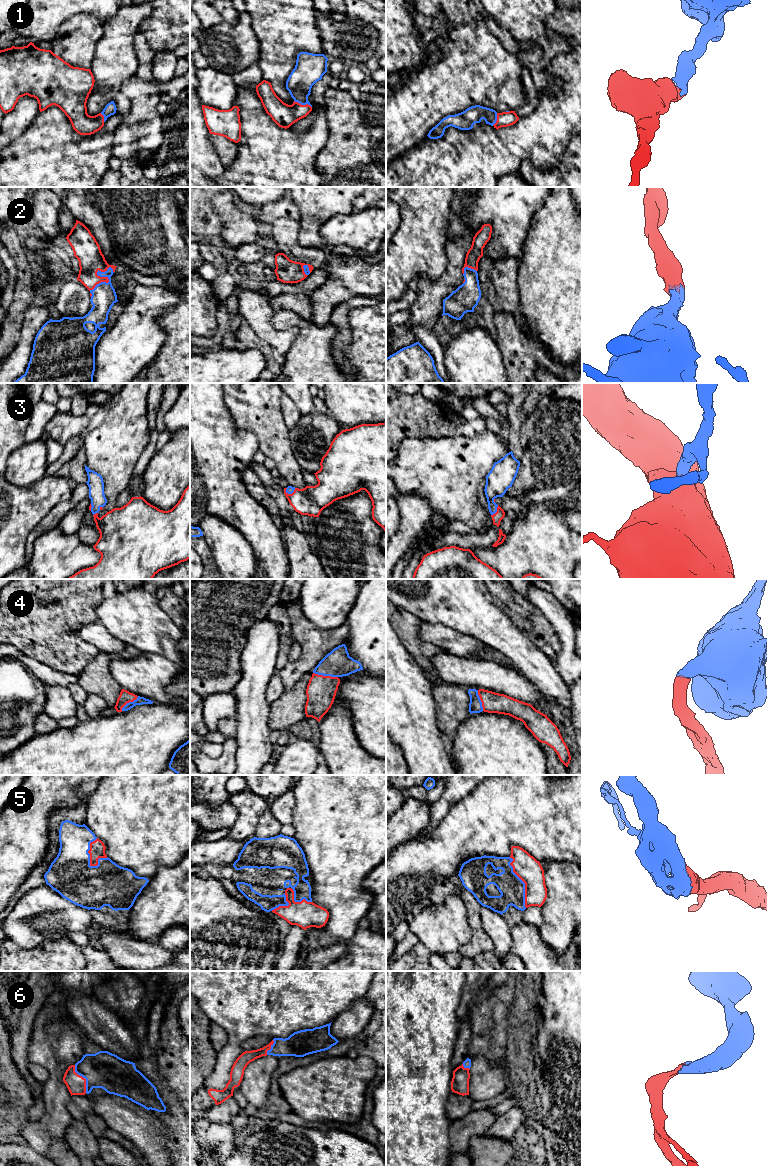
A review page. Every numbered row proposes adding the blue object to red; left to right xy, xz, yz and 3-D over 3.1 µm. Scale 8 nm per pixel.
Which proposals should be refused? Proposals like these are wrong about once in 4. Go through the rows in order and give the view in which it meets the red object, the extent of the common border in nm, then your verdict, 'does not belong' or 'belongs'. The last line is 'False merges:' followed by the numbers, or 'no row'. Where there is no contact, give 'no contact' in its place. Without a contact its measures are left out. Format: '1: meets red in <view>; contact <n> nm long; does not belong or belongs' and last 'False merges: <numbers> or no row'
1: meets red in xz; contact 160 nm long; belongs
2: meets red in xy; contact 260 nm long; belongs
3: meets red in yz; contact 110 nm long; belongs
4: meets red in xz; contact 200 nm long; belongs
5: meets red in xy; contact 240 nm long; belongs
6: meets red in xy; contact 240 nm long; belongs
False merges: no row

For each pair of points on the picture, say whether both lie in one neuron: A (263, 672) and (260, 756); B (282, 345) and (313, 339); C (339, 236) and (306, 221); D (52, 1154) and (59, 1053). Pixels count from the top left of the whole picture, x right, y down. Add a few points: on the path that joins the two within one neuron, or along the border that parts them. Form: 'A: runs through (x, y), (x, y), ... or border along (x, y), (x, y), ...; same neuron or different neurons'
A: runs through (255, 693), (255, 735); same neuron
B: border along (294, 328), (295, 339), (284, 354); different neurons
C: border along (339, 213), (320, 229), (324, 247); different neurons
D: border along (64, 1137), (55, 1139), (45, 1154); different neurons

